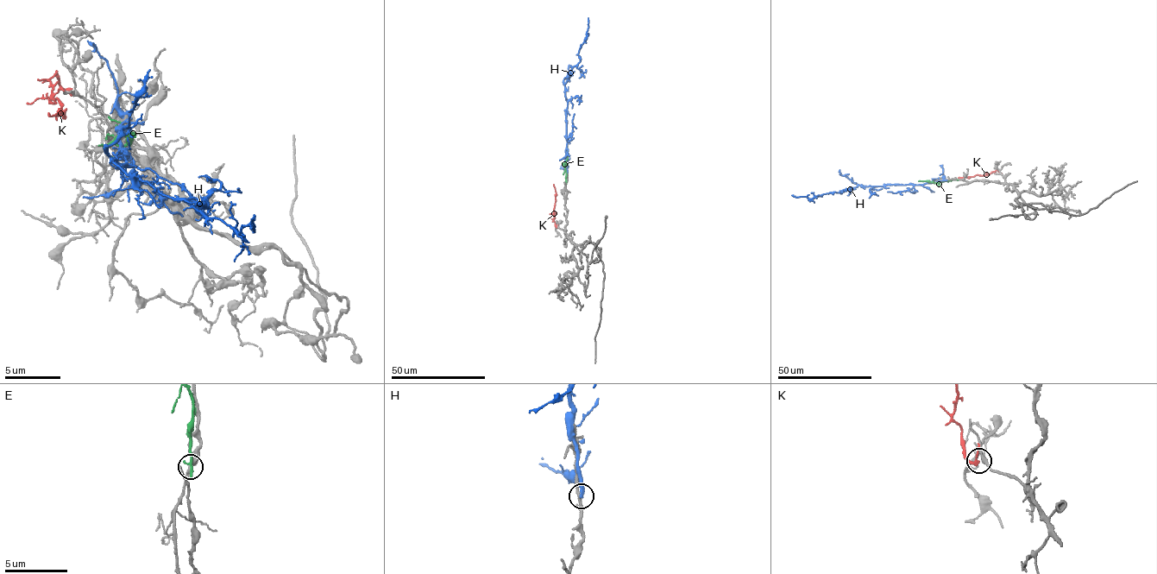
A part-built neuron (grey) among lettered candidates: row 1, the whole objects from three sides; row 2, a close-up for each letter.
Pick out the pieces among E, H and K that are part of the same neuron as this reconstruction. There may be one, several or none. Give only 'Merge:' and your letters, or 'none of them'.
Merge: none of them

